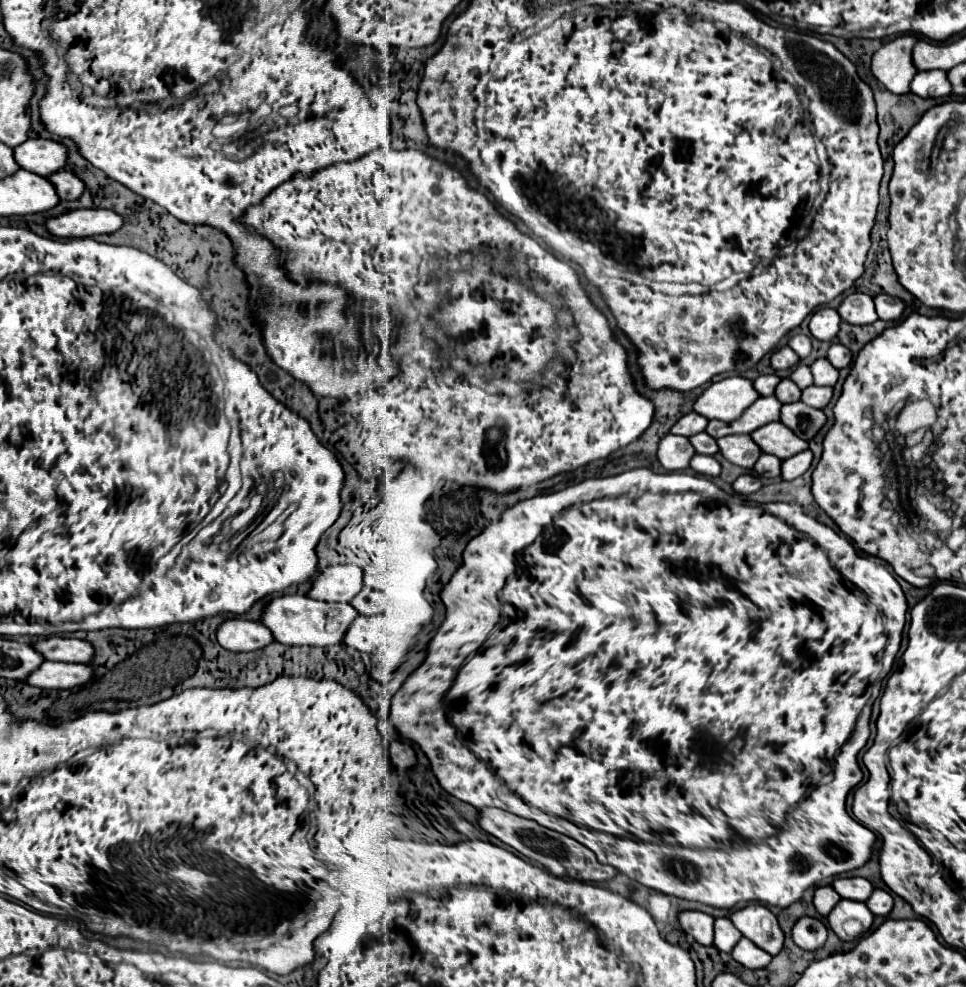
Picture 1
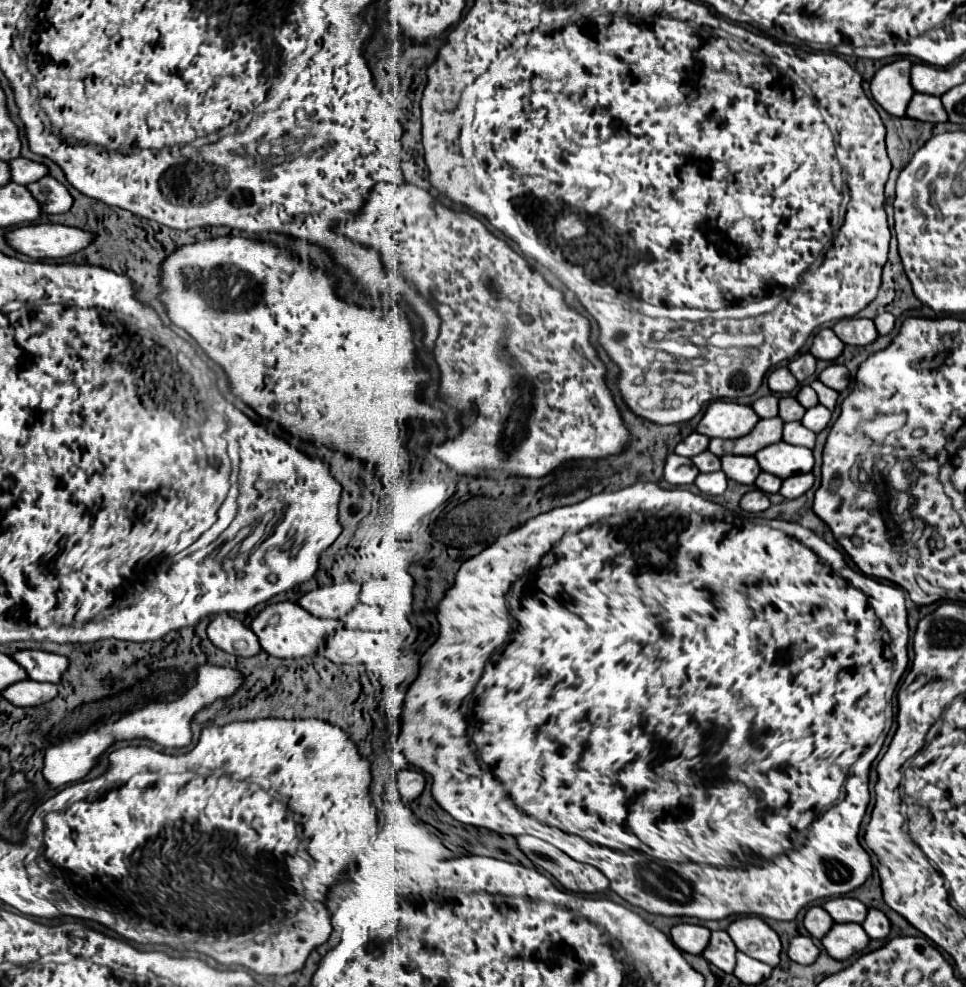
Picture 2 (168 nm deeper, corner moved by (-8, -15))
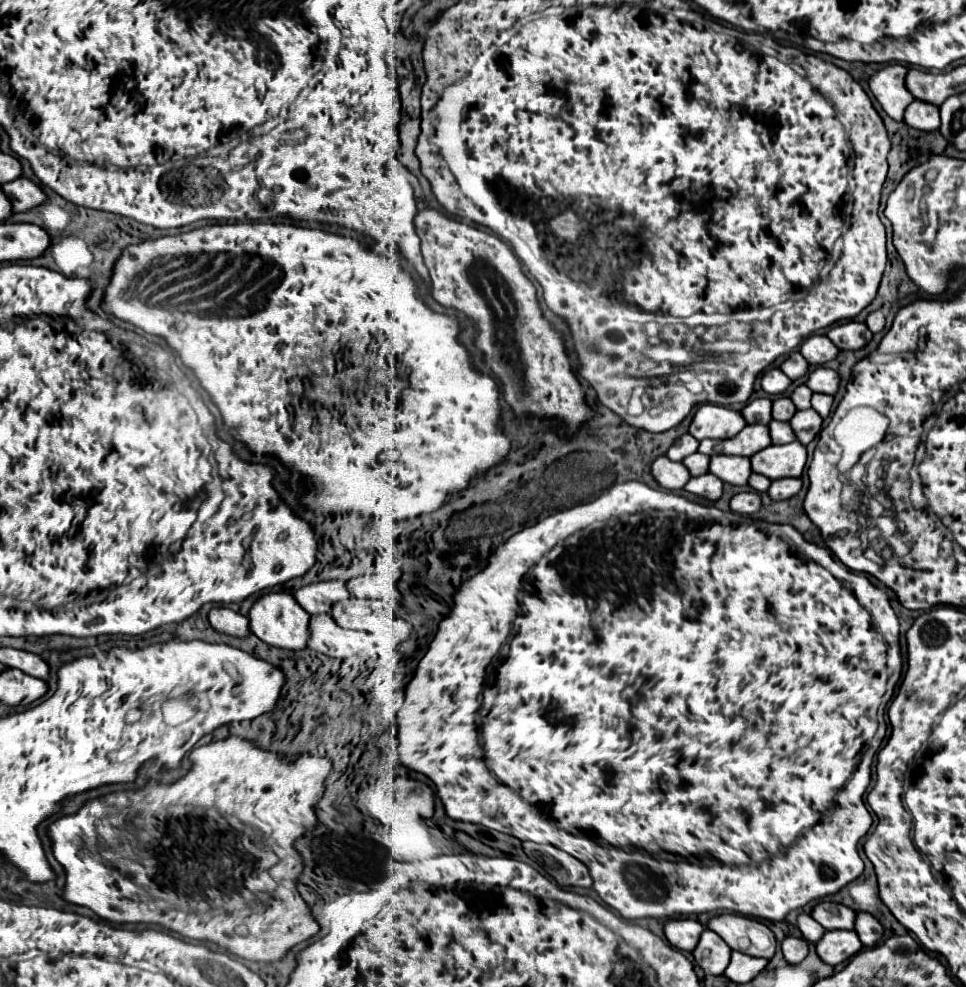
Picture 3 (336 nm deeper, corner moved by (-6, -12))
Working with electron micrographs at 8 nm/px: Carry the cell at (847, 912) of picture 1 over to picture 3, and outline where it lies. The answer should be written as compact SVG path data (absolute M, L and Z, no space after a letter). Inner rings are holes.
M829 930L823 934L823 938L817 942L817 954L823 962L835 966L851 956L855 956L863 944L859 942L859 936L855 930Z

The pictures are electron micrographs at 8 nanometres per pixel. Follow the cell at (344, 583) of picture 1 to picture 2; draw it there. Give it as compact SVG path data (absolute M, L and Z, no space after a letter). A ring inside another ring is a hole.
M347 581L313 589L299 597L299 605L321 619L341 619L359 603L359 583Z

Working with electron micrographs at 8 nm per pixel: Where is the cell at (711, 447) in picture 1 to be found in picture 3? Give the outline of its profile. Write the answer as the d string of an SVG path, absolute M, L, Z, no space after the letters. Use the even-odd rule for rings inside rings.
M695 452L695 454L687 456L683 460L683 464L689 468L691 476L699 476L699 474L705 474L709 470L709 456L705 456L701 452Z

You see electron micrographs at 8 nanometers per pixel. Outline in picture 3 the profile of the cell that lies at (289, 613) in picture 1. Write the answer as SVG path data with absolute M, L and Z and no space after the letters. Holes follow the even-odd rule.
M271 592L261 596L251 612L249 612L249 628L255 630L255 636L269 646L283 648L283 650L303 650L309 640L309 622L311 614L307 614L297 600L287 592Z

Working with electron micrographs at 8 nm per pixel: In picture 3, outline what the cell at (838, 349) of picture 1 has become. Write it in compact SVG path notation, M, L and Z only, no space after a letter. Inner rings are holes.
M817 366L811 374L809 374L809 380L807 380L807 386L813 390L813 392L821 392L821 394L835 394L837 388L839 388L839 372L837 370L831 370L831 368L825 368L825 366Z

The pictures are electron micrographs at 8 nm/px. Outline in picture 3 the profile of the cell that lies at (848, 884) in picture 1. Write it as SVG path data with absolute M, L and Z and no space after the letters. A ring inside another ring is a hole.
M819 902L811 916L825 928L825 930L853 930L855 926L855 912L837 902Z

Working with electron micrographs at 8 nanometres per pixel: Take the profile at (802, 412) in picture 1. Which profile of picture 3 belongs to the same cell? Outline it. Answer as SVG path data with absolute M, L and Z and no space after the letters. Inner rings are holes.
M771 420L771 422L769 422L769 430L771 430L771 440L773 440L773 444L789 444L789 442L793 442L793 440L797 438L789 422Z

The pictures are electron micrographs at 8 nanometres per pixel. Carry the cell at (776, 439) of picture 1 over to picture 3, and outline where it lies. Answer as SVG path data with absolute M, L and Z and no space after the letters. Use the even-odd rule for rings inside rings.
M797 440L781 446L771 444L765 450L751 456L753 472L759 472L771 480L801 476L805 462L807 462L807 450Z

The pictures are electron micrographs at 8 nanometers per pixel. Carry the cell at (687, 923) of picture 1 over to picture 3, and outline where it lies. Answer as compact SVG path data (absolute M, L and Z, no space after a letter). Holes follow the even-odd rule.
M689 918L669 920L665 924L665 938L677 950L687 950L687 952L695 950L701 932L703 932L703 926L695 920L689 920Z

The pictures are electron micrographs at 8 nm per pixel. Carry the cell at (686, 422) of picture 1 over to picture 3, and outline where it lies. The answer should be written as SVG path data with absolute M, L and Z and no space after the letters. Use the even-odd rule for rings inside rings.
M683 434L683 436L677 438L675 444L667 450L667 456L669 456L671 460L681 462L685 456L697 452L697 448L699 448L699 440L695 440L691 434Z

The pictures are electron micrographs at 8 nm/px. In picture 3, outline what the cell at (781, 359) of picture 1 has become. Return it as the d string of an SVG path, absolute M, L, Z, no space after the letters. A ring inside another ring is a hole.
M771 368L761 378L761 386L767 394L781 394L789 388L789 384L791 384L791 378L785 376L781 368Z

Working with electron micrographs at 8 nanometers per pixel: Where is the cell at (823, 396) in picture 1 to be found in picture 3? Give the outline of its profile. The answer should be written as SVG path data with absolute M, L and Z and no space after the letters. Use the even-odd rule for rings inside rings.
M807 408L807 410L799 410L793 418L791 418L791 428L795 430L797 434L797 440L801 444L809 444L821 430L821 424L823 424L823 418L813 410L813 408Z

